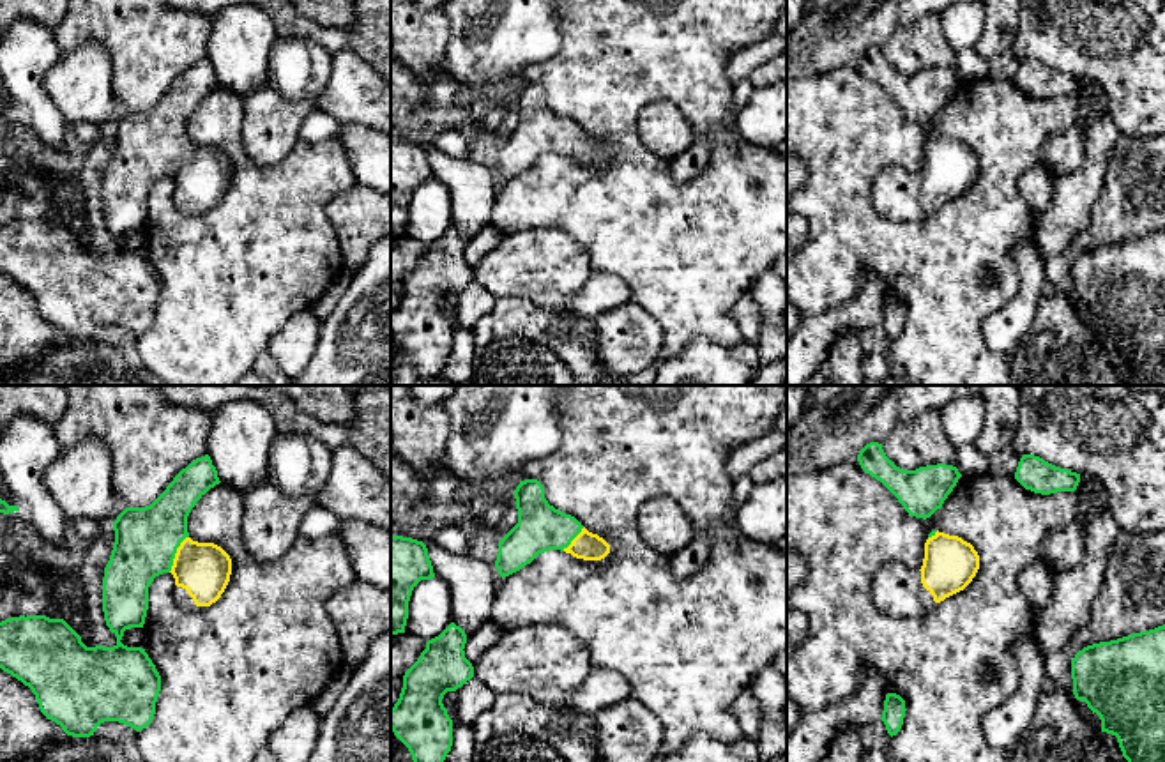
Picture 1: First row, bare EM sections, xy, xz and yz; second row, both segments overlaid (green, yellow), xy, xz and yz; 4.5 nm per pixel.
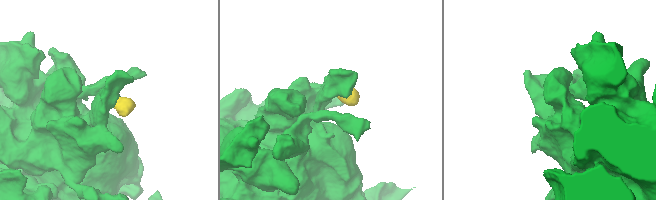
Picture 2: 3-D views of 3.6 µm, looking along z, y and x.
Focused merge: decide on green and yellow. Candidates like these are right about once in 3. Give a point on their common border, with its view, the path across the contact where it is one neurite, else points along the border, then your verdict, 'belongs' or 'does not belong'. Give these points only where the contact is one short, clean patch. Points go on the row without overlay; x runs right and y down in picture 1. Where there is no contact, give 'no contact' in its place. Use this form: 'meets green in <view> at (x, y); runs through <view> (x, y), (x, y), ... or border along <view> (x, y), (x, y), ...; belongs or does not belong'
meets green in xy at (175, 156); runs through xy (147, 142), (175, 156), (204, 174); belongs

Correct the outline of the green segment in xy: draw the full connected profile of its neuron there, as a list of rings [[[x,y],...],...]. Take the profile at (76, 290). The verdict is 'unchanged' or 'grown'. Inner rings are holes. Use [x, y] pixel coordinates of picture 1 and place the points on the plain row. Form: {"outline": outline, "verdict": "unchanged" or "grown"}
{"outline": [[[205,58],[182,72],[150,110],[126,111],[113,126],[115,147],[103,182],[103,216],[106,230],[117,240],[113,251],[87,251],[64,223],[19,219],[0,226],[0,272],[28,290],[41,316],[67,339],[90,341],[104,325],[118,325],[136,336],[152,327],[161,279],[145,253],[127,251],[120,244],[126,233],[143,232],[148,191],[163,177],[173,179],[173,200],[187,216],[210,210],[225,196],[232,179],[230,159],[214,147],[193,145],[187,136],[191,113],[219,87],[217,74]]], "verdict": "grown"}

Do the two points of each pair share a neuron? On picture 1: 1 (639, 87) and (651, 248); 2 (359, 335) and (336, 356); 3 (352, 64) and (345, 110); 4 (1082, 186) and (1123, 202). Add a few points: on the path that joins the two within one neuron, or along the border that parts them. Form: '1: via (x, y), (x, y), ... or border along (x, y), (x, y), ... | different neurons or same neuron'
1: via (626, 128), (626, 152), (631, 167), (631, 207) | same neuron
2: via (354, 340), (342, 352) | same neuron
3: via (352, 75), (350, 99) | same neuron
4: border along (1111, 152), (1089, 223), (1081, 230) | different neurons

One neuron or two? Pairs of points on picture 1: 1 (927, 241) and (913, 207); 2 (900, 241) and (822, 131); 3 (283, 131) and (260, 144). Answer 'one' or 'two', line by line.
1: two
2: one
3: one

